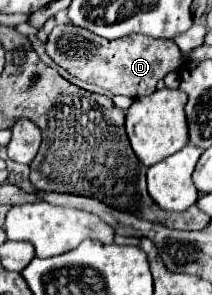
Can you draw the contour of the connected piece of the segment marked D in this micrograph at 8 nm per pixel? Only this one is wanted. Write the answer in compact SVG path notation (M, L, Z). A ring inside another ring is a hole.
M56 26L48 36L46 54L54 60L56 66L68 70L72 76L76 76L88 84L96 84L112 94L122 94L122 96L130 96L130 98L142 98L142 96L152 94L156 90L156 82L182 64L182 52L172 40L150 38L144 34L128 34L118 40L106 40L106 38L100 38L94 32L88 32L78 26Z

